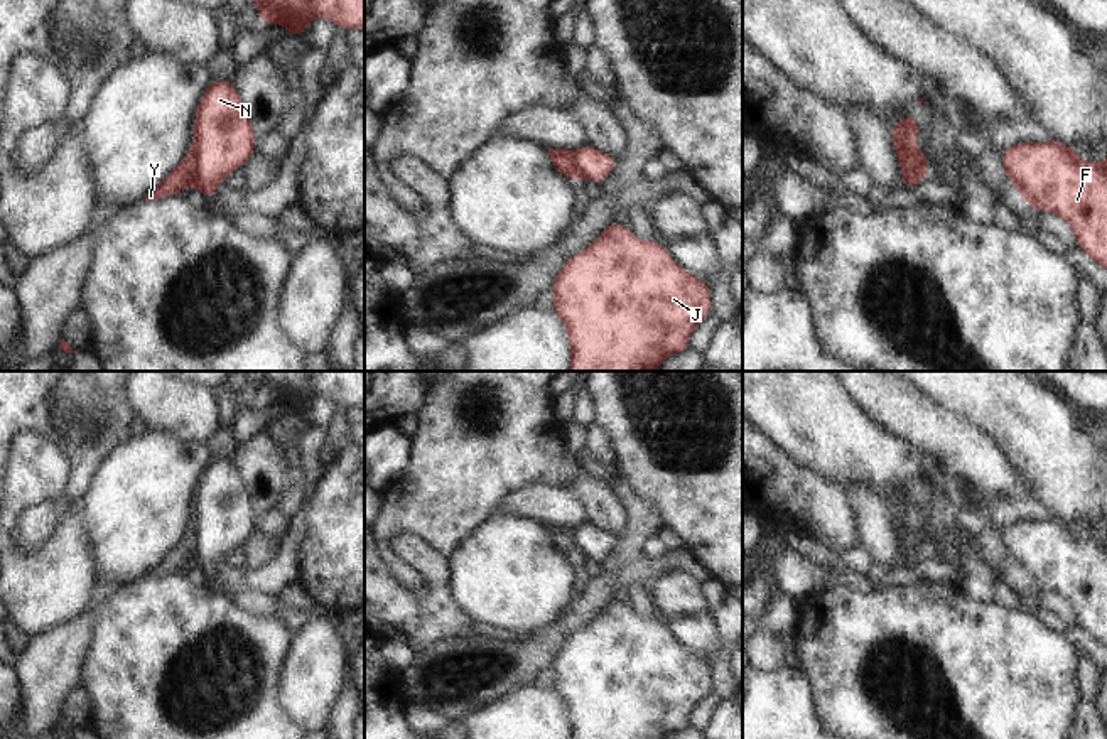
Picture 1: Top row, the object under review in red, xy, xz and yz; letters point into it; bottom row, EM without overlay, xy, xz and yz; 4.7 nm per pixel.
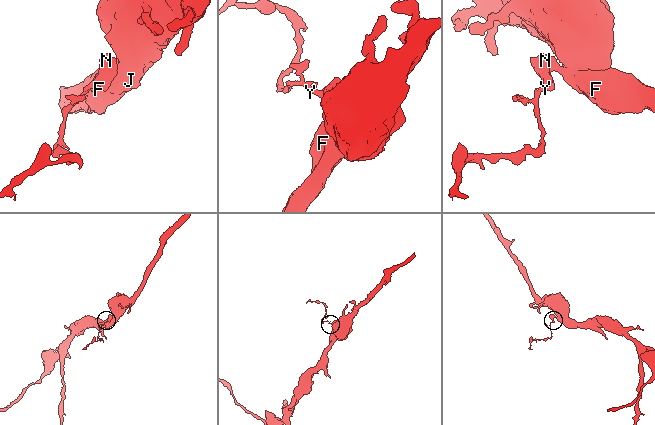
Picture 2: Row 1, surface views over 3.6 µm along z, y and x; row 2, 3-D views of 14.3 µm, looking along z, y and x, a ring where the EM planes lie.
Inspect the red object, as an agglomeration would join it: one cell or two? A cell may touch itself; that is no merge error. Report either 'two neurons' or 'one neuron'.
two neurons

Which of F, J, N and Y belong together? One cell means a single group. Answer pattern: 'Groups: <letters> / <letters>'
Groups: F J N / Y

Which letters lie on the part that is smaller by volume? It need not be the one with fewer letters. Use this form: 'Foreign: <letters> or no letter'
Foreign: Y

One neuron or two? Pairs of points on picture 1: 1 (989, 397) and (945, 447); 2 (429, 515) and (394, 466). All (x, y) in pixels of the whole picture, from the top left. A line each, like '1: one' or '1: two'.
1: two
2: two

